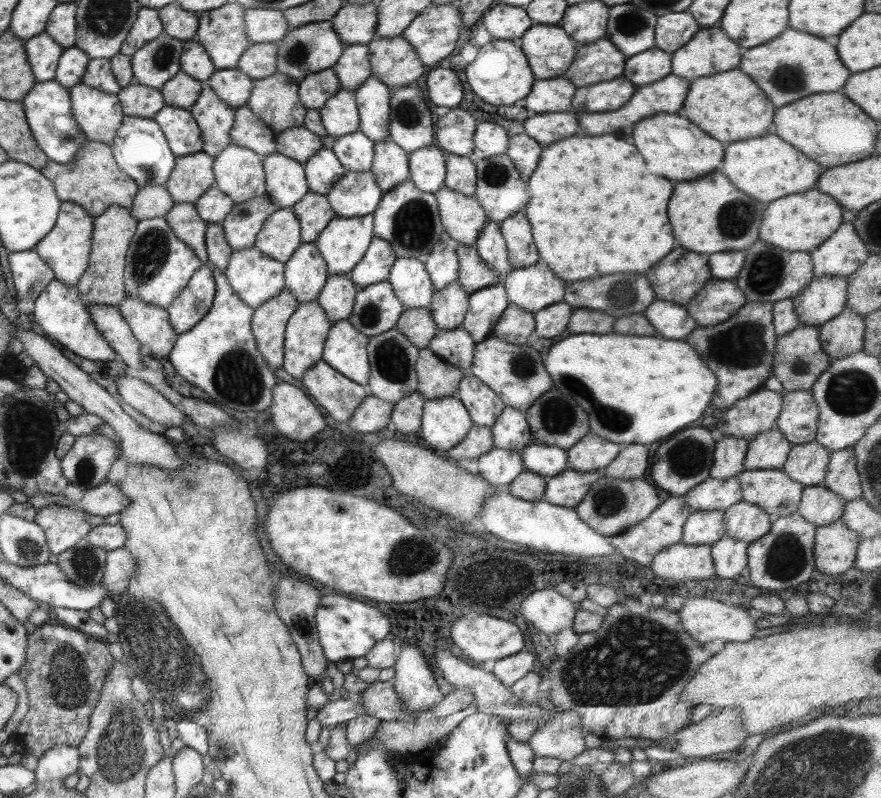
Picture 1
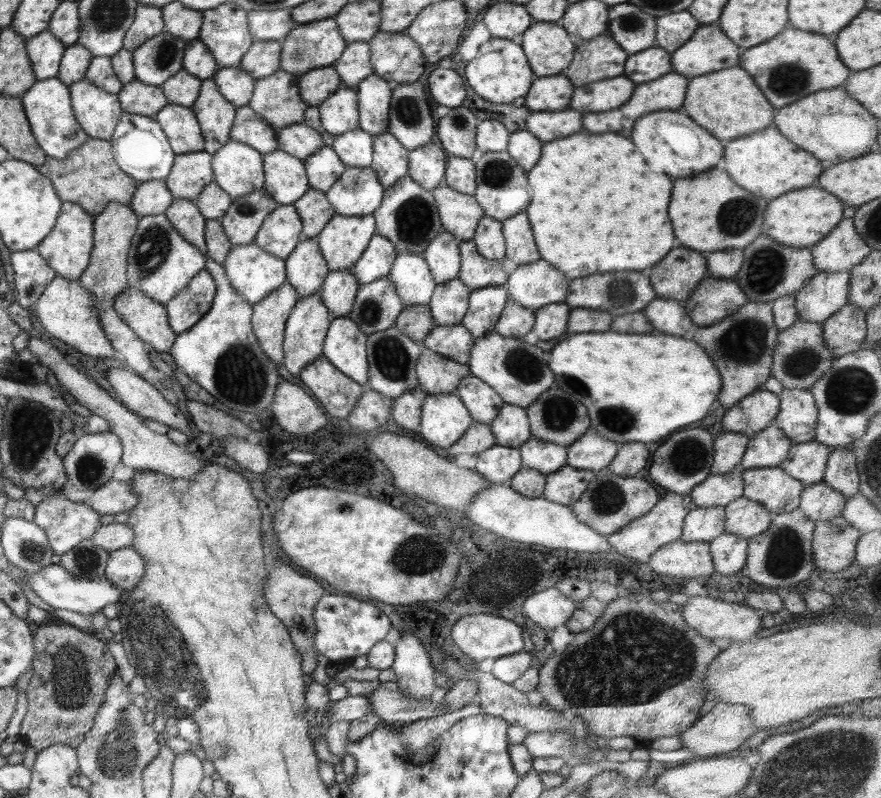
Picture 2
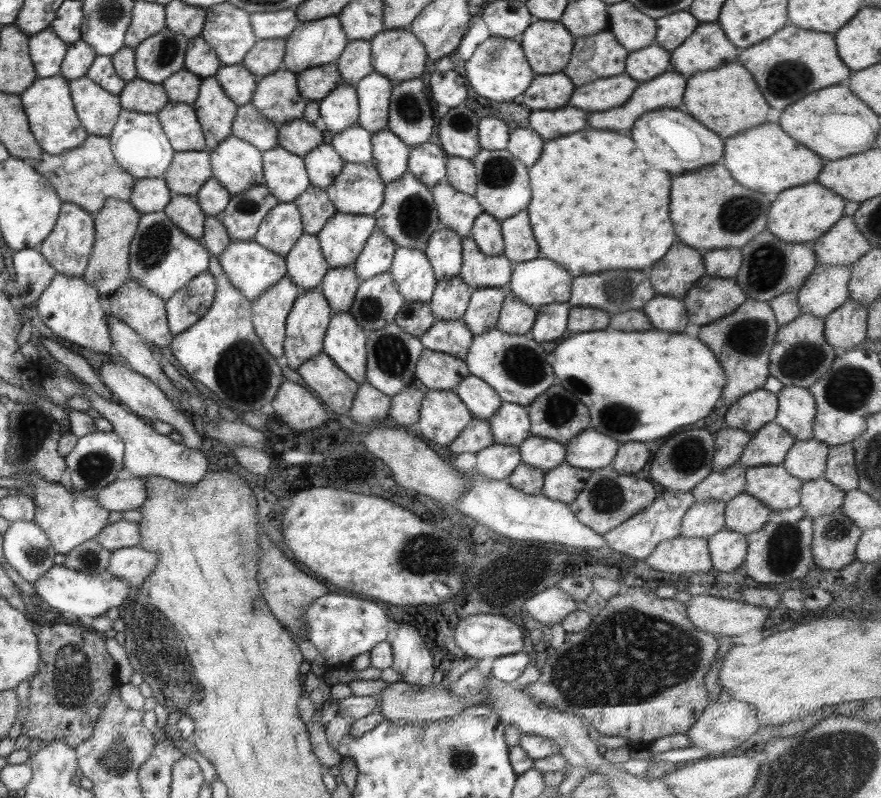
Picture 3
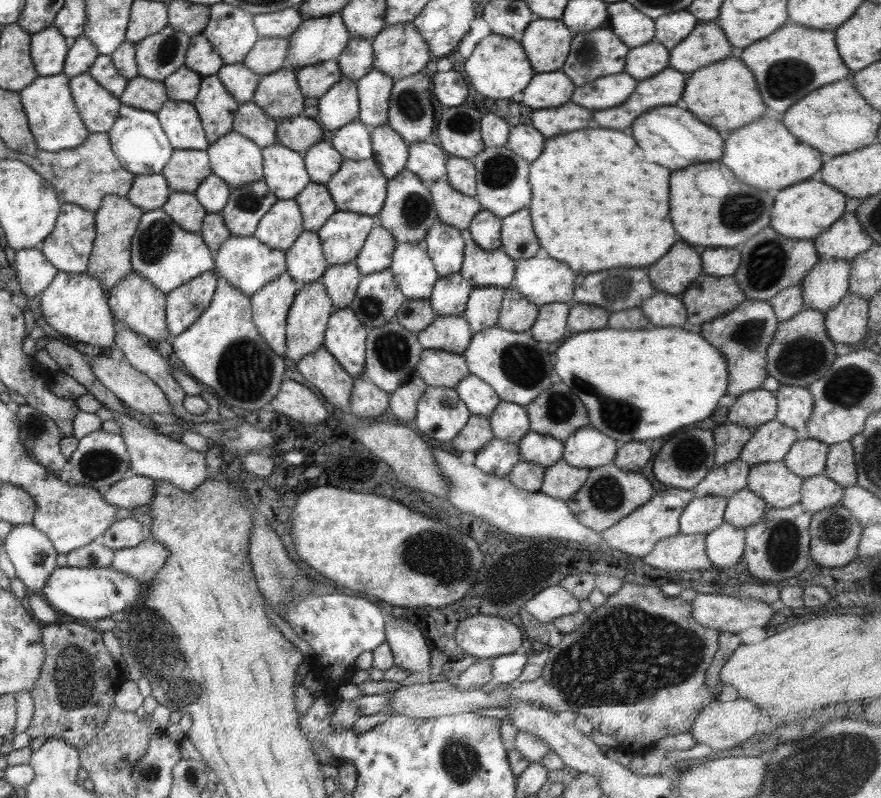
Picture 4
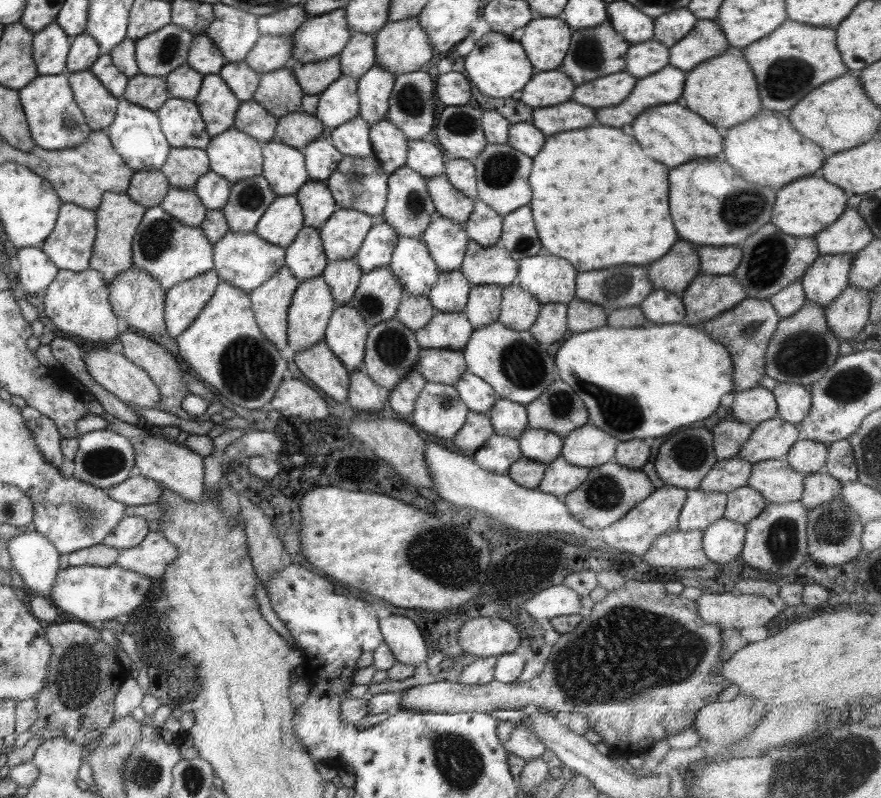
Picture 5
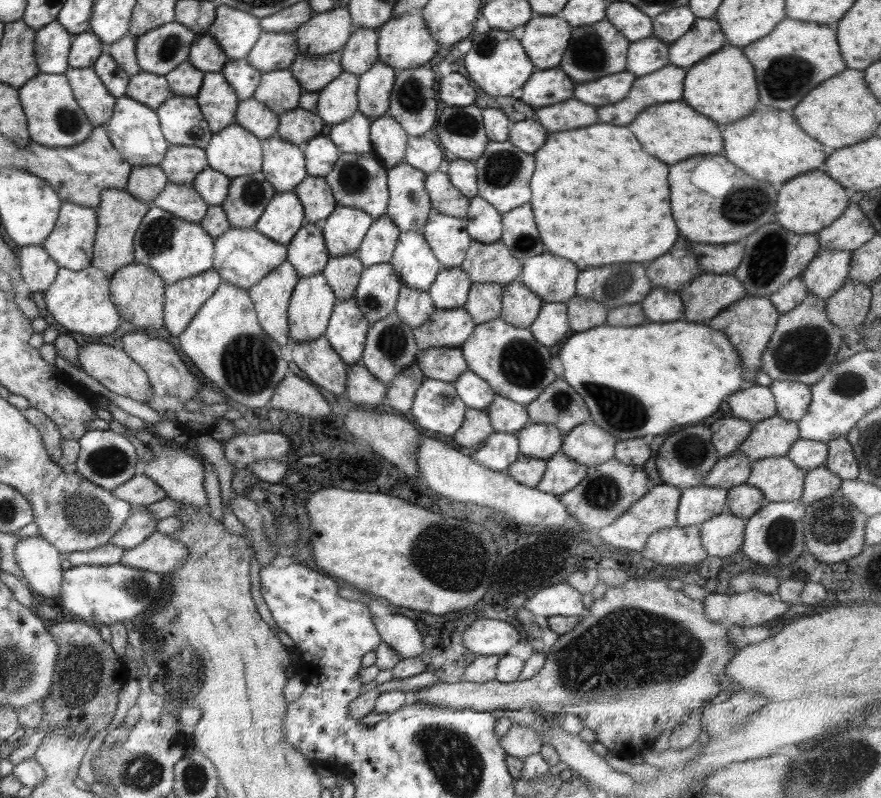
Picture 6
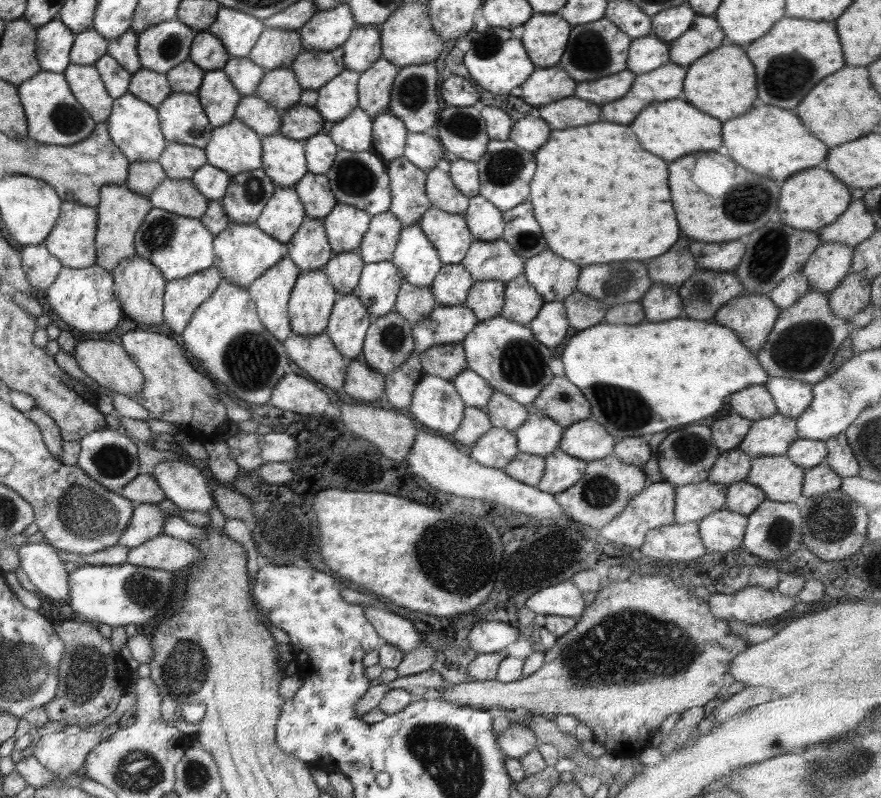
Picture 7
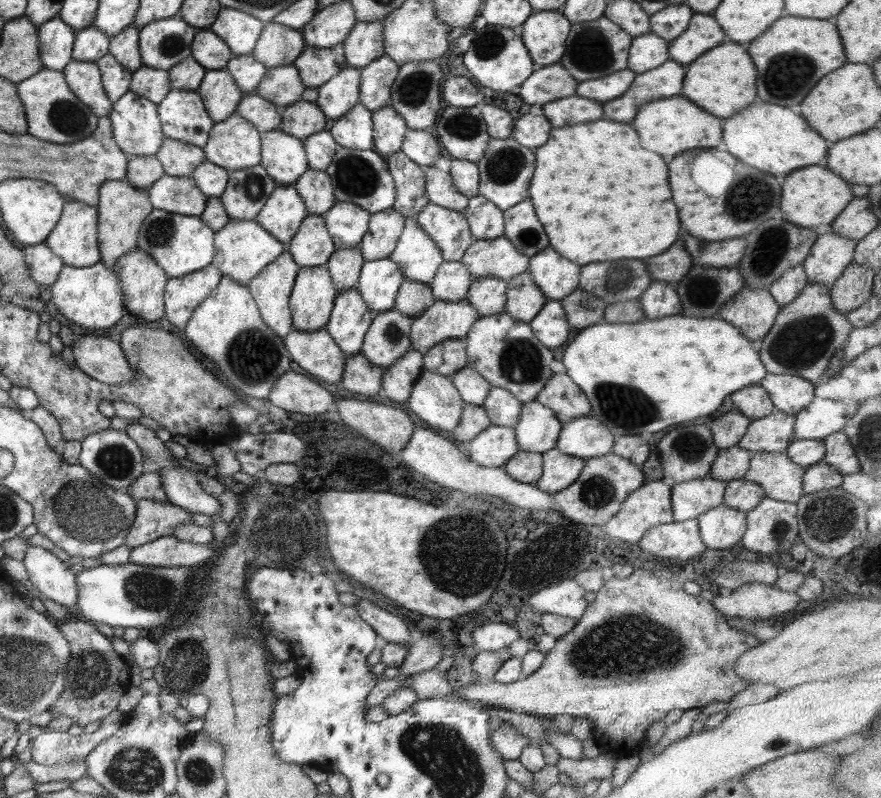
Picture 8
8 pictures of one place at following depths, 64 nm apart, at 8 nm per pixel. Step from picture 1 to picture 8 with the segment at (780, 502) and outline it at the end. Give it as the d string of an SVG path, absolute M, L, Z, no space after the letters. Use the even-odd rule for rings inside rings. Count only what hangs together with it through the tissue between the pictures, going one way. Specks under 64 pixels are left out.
M759 452L750 459L743 479L761 486L766 498L796 504L802 496L803 472L785 453Z

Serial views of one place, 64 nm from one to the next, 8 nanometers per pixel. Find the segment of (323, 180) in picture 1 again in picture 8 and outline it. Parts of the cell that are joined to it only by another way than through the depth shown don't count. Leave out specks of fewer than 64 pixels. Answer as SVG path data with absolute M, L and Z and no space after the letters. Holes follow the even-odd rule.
M319 131L302 139L308 168L324 171L339 148L329 131Z

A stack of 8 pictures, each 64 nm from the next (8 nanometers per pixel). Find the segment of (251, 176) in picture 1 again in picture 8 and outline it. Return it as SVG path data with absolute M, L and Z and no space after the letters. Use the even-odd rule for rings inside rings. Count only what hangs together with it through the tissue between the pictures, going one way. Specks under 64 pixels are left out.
M233 113L220 123L213 123L205 146L205 160L232 170L260 164L260 132L245 118Z

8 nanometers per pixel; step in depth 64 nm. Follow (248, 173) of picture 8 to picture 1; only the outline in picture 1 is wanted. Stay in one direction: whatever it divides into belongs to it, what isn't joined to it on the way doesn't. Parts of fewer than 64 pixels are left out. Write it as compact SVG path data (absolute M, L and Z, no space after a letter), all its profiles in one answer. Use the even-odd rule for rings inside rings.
M266 194L233 203L229 214L219 224L231 250L253 247L255 237L263 227L266 218L277 209L278 206L275 206Z

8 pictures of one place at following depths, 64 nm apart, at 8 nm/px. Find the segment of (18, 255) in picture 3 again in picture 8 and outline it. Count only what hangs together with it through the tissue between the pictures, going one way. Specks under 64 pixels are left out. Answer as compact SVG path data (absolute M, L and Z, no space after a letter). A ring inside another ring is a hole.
M45 242L24 246L23 251L28 273L32 275L37 286L51 286L63 268L64 262L49 250Z

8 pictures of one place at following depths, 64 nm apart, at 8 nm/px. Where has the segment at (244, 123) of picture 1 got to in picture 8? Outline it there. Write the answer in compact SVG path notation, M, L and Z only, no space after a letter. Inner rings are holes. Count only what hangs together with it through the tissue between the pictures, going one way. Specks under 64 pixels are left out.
M255 92L243 94L235 113L249 121L259 132L278 129L281 122L280 108L261 98Z

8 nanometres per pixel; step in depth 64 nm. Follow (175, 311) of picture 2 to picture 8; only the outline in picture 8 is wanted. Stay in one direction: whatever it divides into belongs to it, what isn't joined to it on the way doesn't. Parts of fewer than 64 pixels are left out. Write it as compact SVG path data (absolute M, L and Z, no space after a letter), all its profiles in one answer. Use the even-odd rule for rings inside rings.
M212 264L179 278L168 278L164 286L164 317L175 328L184 330L196 306L209 295L219 279L220 270Z

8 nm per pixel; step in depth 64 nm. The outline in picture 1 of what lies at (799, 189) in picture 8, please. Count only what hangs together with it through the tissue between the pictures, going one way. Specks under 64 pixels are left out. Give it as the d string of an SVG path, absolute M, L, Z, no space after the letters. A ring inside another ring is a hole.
M817 188L777 198L769 202L769 206L763 212L758 229L759 241L765 241L773 247L789 252L809 253L842 224L842 211L842 206L837 204L837 201L829 195L820 193Z

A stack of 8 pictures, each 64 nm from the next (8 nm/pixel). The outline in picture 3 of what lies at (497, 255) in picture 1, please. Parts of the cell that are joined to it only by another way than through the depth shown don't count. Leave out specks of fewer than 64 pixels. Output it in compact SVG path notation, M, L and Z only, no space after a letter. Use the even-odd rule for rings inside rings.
M482 212L475 217L470 238L483 254L489 256L504 254L500 222L487 213Z

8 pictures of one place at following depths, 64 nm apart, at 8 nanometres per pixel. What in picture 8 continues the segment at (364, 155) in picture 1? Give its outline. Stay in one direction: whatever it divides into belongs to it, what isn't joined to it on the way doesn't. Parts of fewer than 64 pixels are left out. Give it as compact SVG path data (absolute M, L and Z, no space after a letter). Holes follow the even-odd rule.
M357 103L334 120L329 132L339 148L373 150L371 111Z

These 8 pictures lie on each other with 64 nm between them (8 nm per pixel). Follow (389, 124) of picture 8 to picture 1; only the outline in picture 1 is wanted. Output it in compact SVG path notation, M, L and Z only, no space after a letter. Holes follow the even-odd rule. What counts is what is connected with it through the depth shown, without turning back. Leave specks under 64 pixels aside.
M388 136L373 145L374 155L370 173L381 192L387 192L408 179L408 154Z

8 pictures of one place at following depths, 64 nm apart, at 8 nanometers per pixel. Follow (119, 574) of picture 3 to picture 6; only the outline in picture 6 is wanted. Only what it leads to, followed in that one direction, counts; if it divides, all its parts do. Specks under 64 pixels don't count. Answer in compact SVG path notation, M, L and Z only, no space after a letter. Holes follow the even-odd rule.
M155 531L137 546L124 549L119 564L162 575L180 566L186 555L187 549L183 543Z

